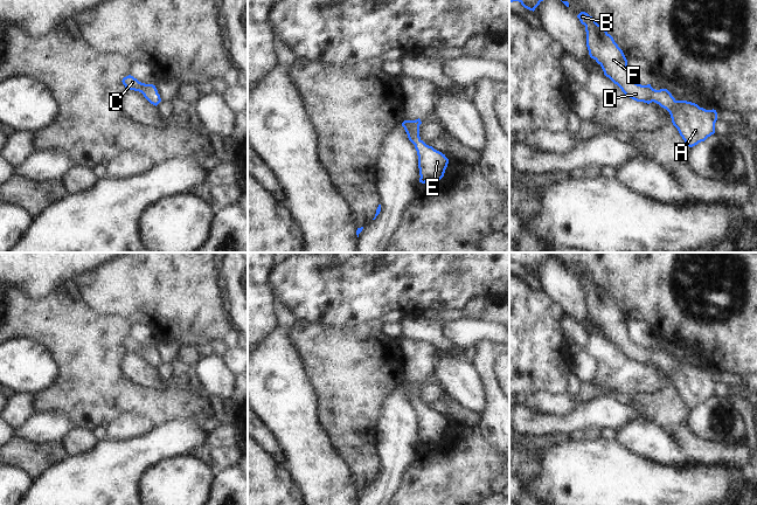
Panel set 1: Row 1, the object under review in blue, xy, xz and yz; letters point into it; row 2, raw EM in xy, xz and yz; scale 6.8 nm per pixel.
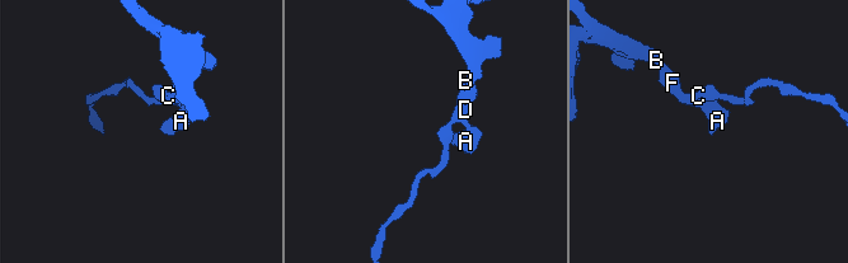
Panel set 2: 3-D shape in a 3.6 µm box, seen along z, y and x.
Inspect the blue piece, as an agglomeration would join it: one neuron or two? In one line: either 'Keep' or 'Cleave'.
Keep.

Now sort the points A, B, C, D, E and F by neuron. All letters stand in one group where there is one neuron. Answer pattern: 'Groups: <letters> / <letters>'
Groups: A B C D E F.

